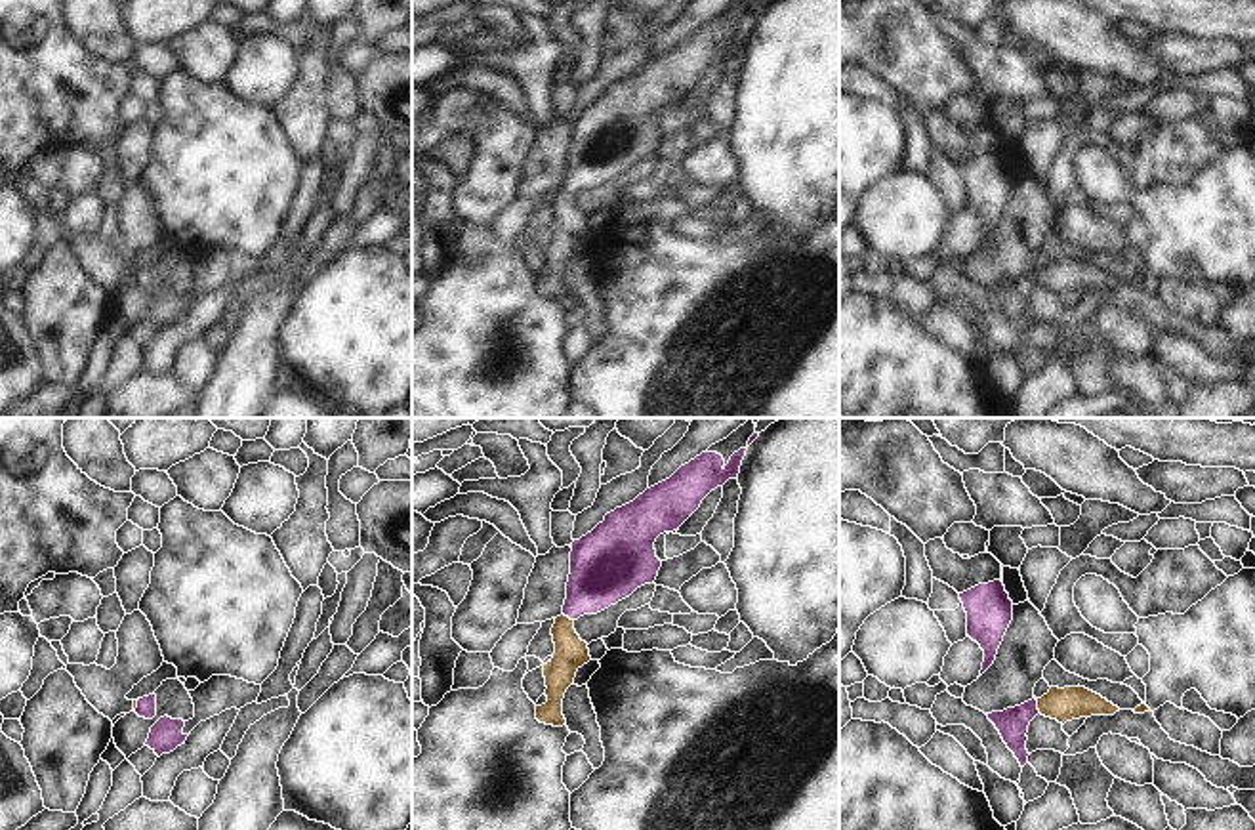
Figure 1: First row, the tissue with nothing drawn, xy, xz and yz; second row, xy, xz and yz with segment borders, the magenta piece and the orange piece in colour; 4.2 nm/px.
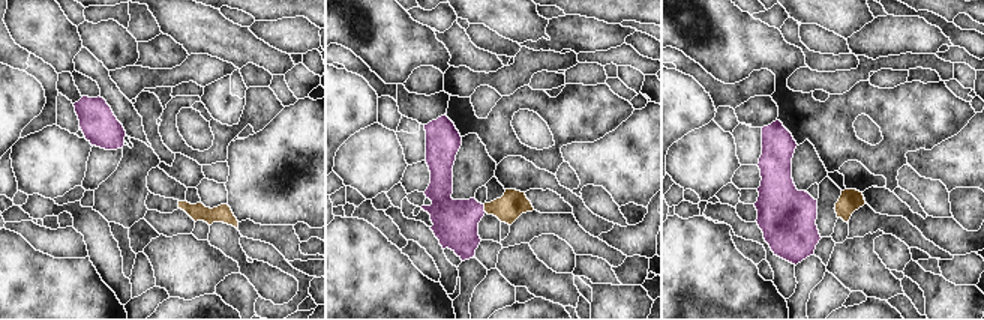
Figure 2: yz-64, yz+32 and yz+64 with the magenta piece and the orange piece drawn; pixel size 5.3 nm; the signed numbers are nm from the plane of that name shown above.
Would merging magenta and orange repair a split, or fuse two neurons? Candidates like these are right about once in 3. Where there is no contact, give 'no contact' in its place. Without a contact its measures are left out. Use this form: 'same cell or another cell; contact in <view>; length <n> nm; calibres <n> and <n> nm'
same cell; contact in yz; length 70 nm; calibres 130 and 140 nm

